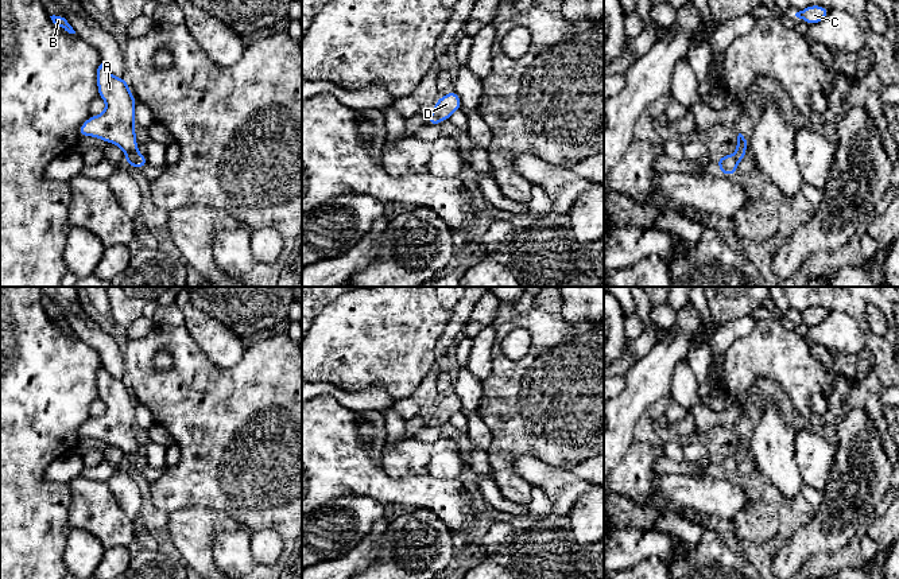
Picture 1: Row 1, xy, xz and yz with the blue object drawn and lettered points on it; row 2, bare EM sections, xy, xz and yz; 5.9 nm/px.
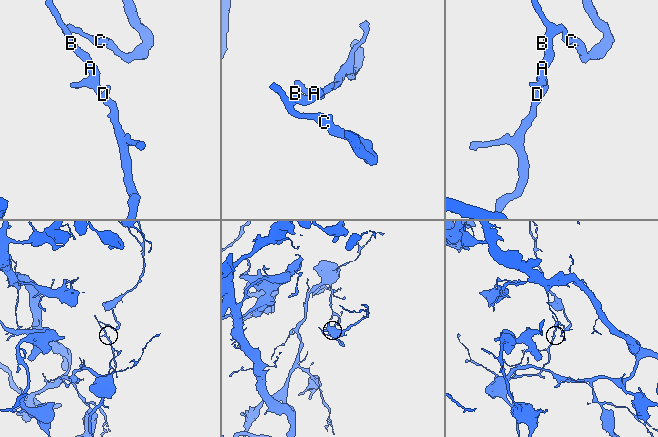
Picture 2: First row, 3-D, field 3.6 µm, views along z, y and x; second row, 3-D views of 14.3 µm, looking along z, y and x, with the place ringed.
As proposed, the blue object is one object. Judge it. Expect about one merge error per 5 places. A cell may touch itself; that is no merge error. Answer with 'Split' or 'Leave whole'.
Leave whole

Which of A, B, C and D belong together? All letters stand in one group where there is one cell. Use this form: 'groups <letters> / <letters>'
groups A B C D

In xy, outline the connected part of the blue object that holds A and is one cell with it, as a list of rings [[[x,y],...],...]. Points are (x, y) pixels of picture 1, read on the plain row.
[[[101,365],[97,370],[98,397],[105,403],[105,413],[90,417],[78,431],[80,439],[93,438],[119,447],[125,463],[135,471],[148,466],[147,458],[137,452],[135,407],[129,388],[124,380],[112,377]]]

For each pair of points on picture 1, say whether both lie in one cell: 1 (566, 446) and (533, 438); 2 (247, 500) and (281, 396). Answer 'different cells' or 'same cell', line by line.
1: same cell
2: same cell

